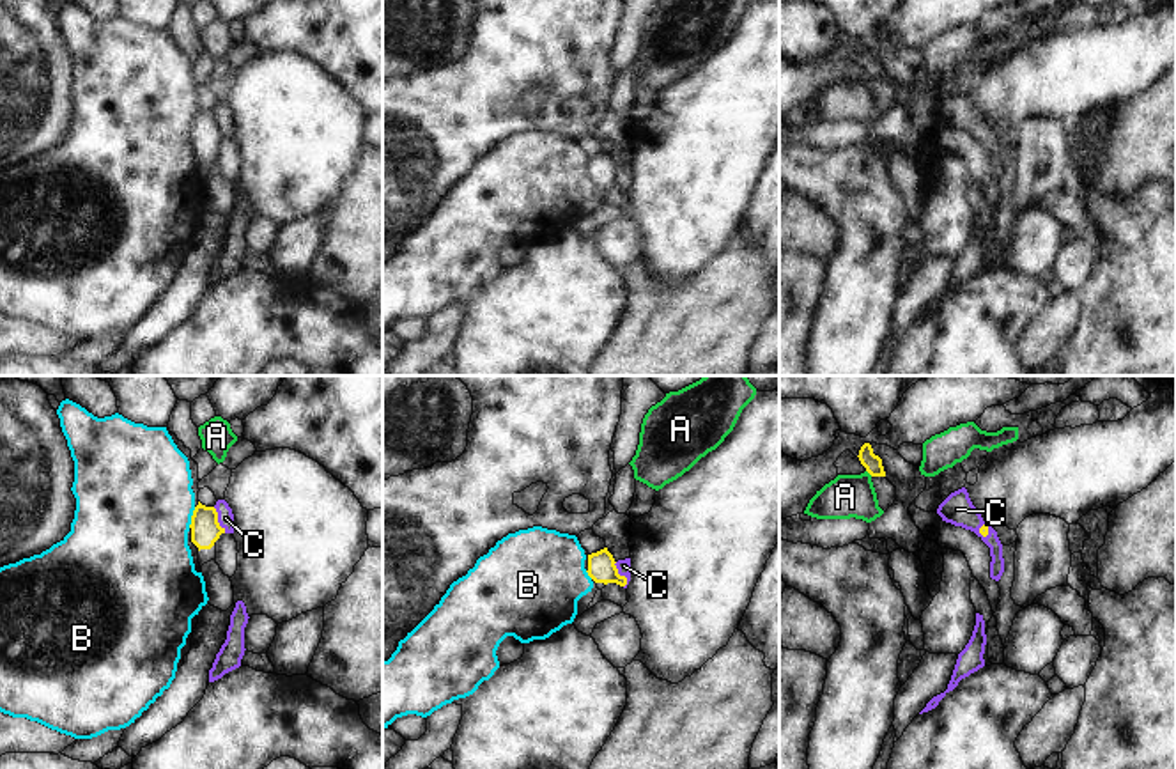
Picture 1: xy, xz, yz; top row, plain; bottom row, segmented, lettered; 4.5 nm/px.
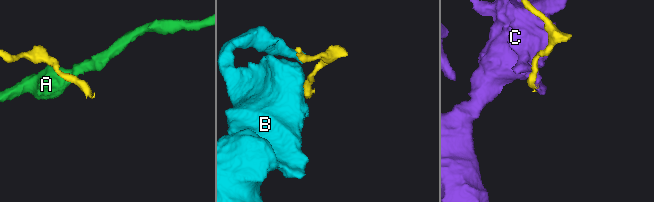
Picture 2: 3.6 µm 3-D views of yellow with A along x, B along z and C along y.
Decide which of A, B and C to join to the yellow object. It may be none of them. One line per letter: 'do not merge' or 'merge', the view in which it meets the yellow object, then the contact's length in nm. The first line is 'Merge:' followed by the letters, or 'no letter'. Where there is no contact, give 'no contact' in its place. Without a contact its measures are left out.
Merge: no letter
A: do not merge; meets yellow in yz; contact 40 nm long
B: do not merge; meets yellow in xy; contact 100 nm long
C: do not merge; meets yellow in xz; contact 130 nm long

